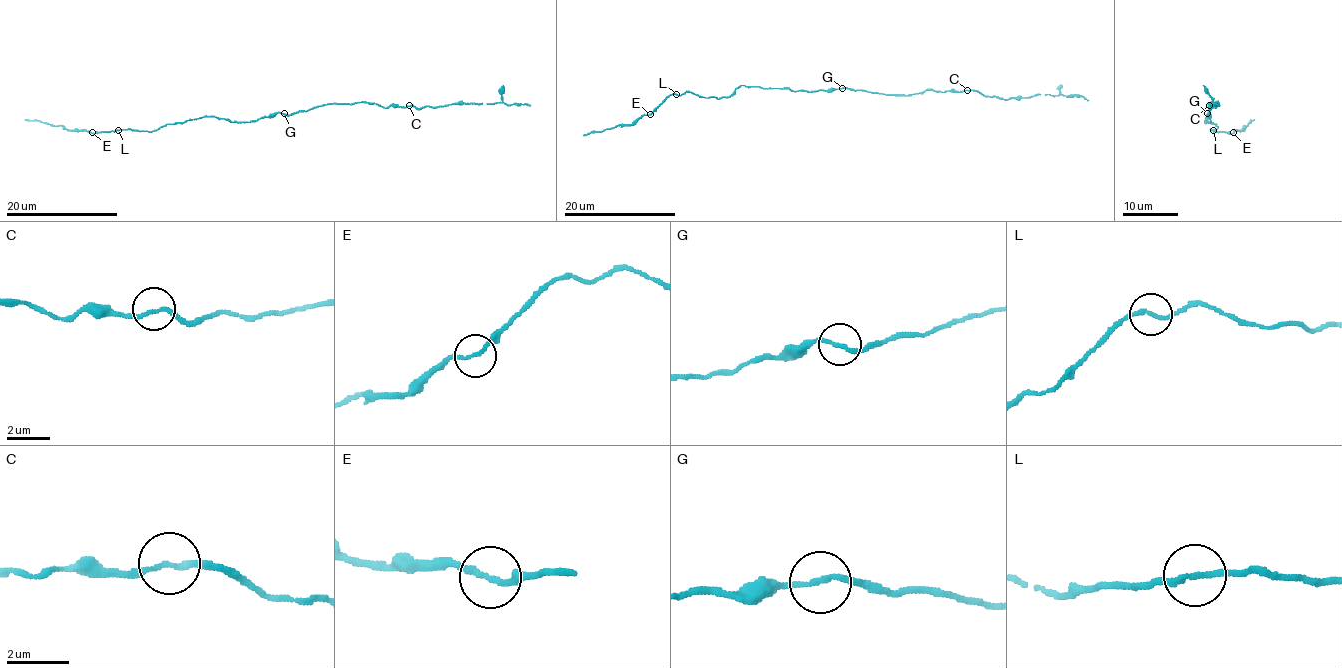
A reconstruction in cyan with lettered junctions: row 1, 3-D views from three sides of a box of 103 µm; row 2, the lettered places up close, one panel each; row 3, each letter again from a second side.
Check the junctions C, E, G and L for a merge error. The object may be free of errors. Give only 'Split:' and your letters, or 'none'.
Split: none

